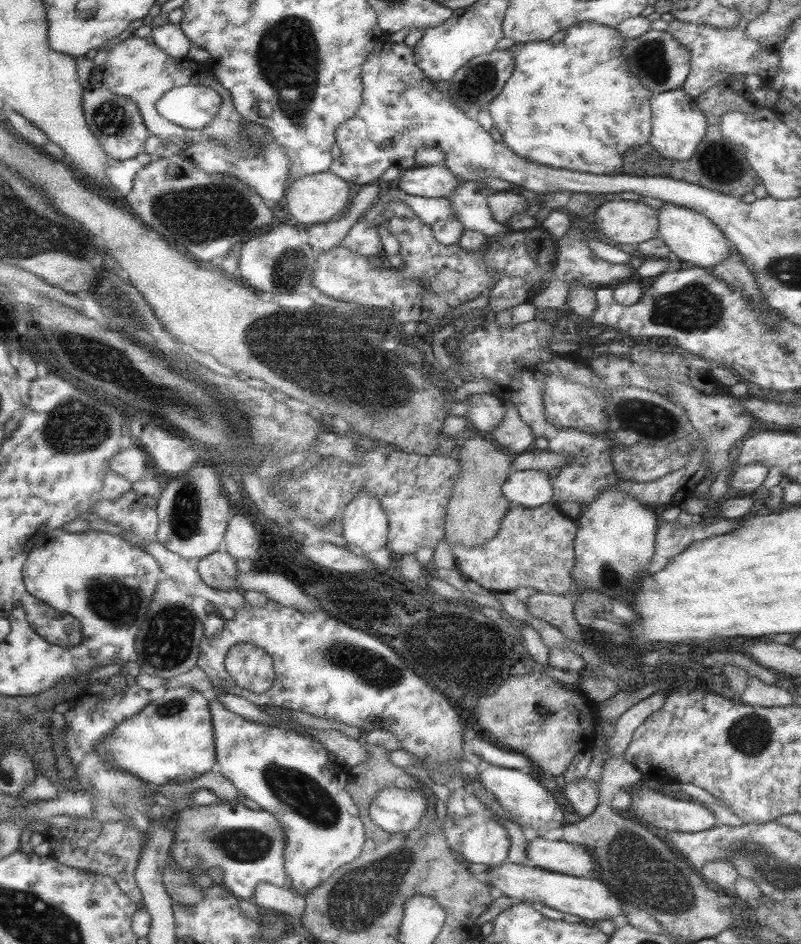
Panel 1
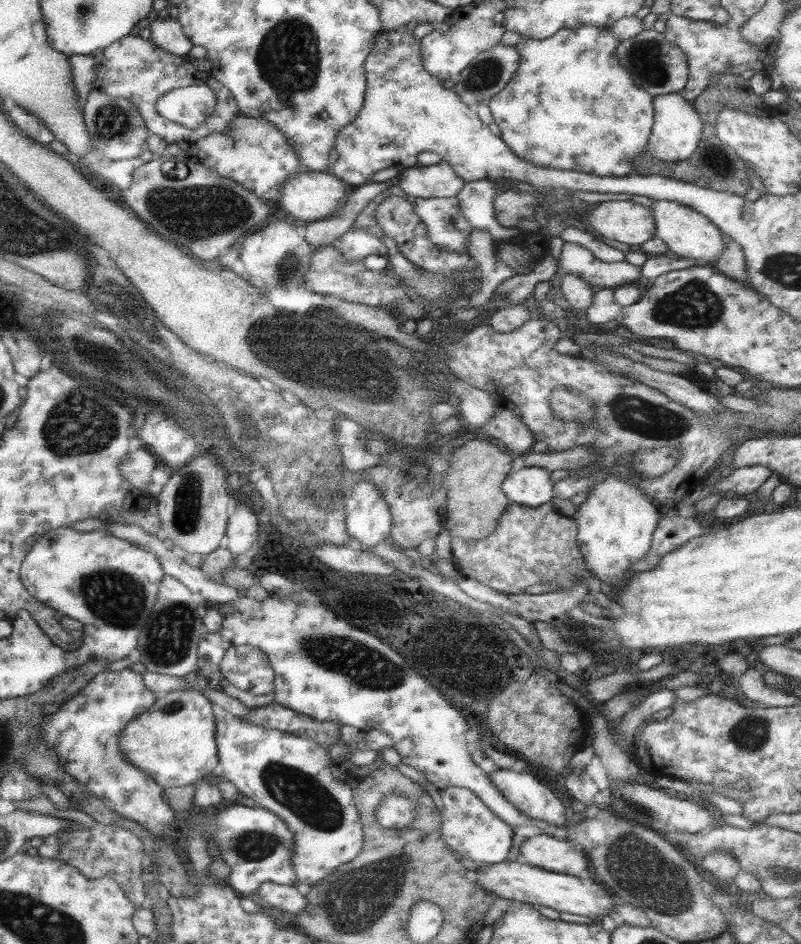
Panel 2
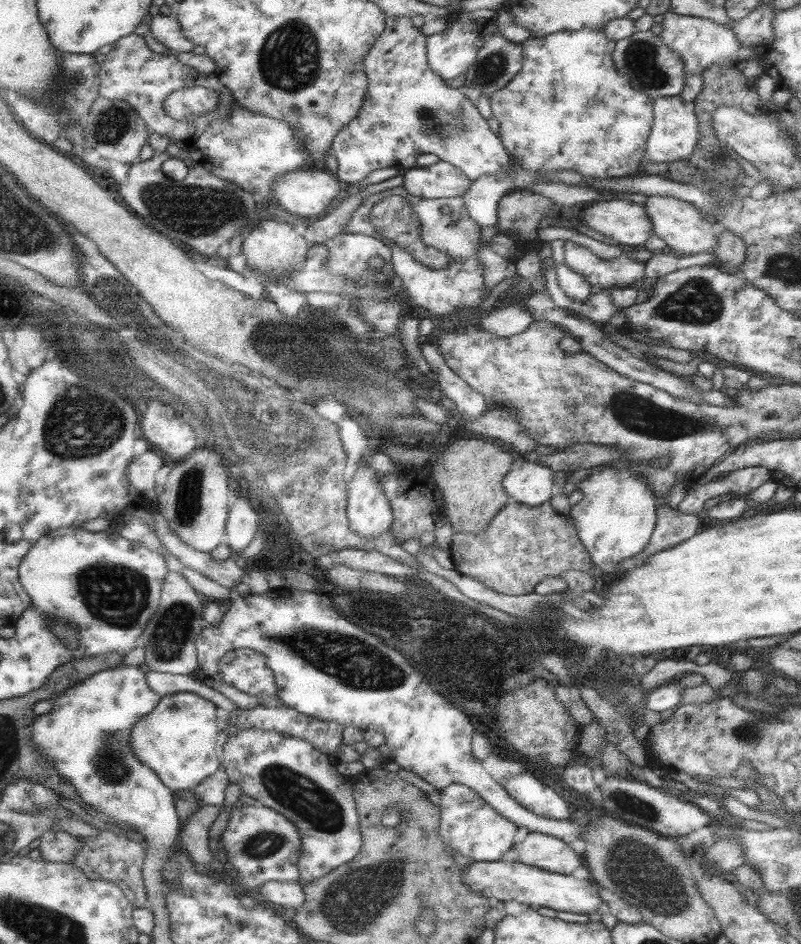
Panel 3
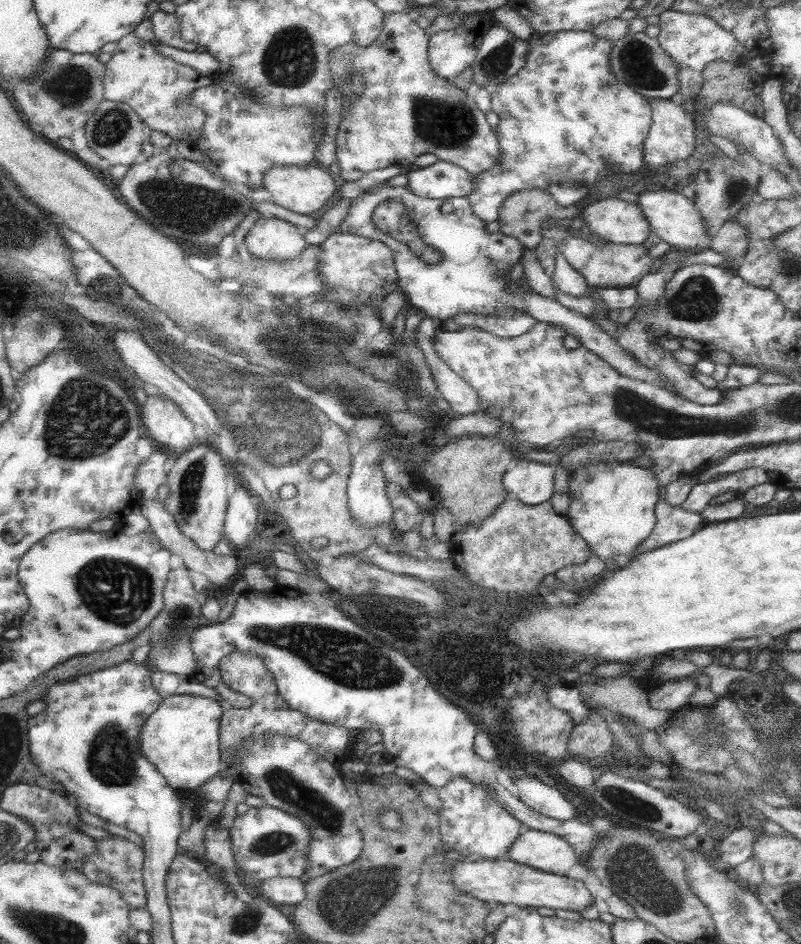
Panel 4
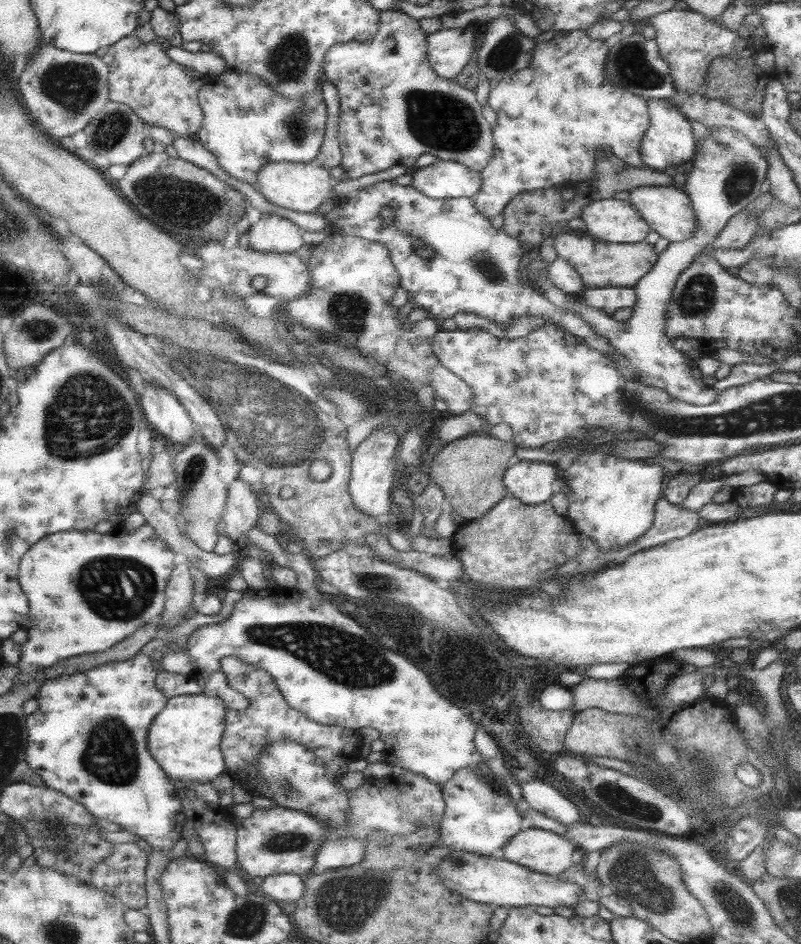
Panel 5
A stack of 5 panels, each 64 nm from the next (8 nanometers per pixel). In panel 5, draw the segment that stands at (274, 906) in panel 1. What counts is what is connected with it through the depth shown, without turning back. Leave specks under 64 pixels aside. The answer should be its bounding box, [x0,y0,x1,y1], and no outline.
[258,874,303,903]

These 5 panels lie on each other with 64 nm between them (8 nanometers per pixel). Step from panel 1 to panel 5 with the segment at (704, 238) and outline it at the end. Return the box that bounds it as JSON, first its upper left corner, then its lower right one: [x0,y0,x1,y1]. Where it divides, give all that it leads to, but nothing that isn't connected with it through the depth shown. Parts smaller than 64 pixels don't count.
[627,185,695,243]

